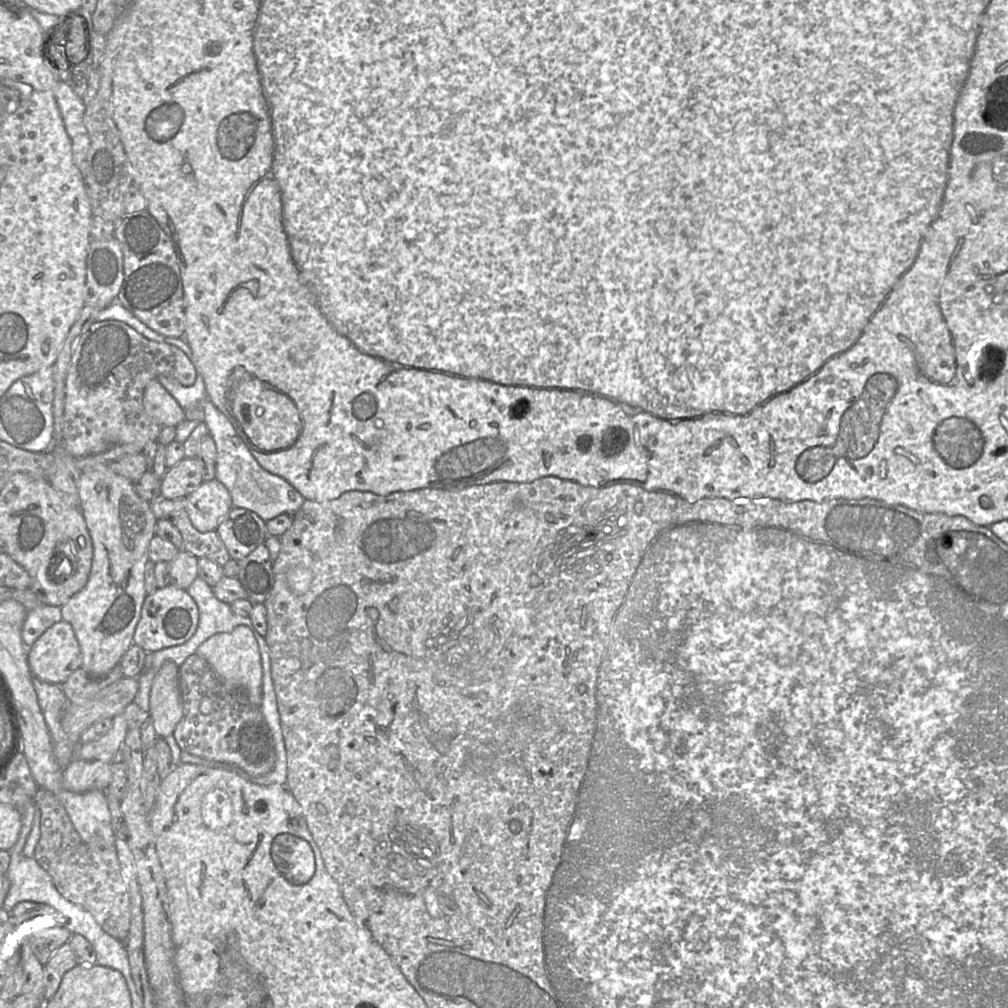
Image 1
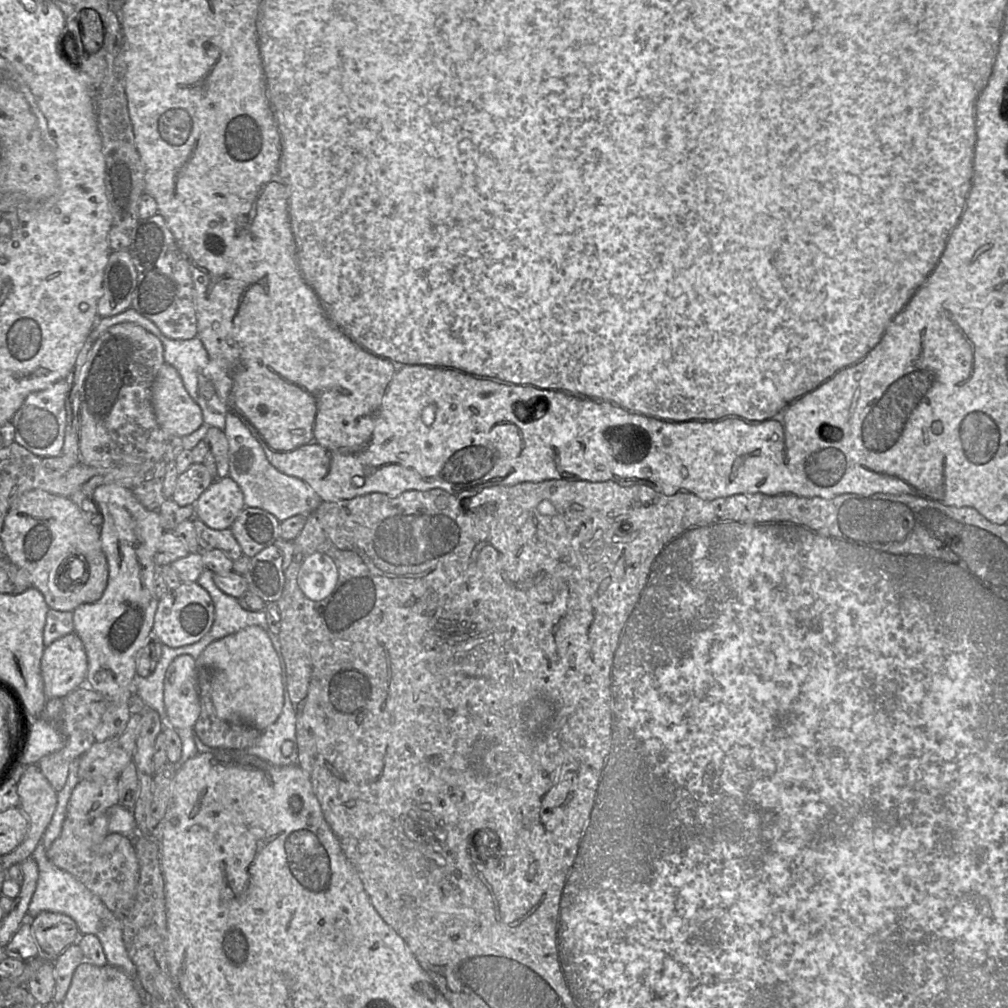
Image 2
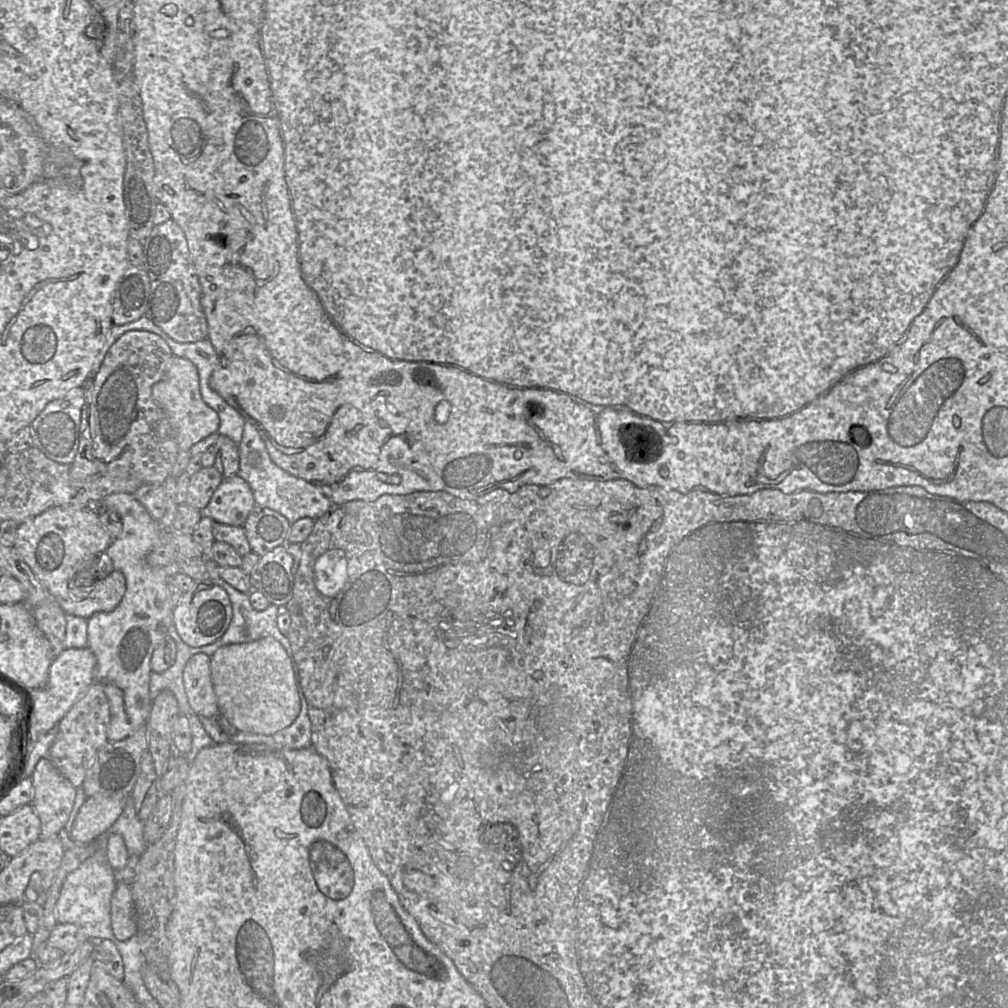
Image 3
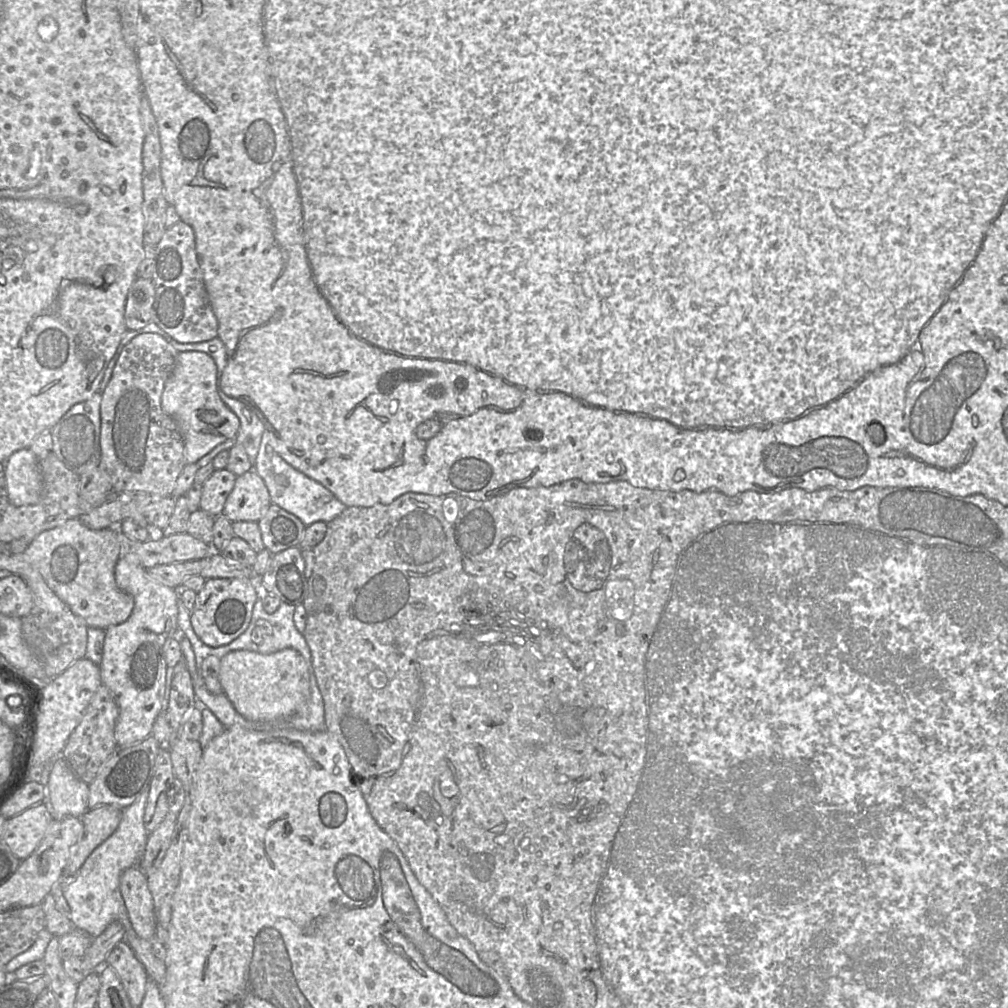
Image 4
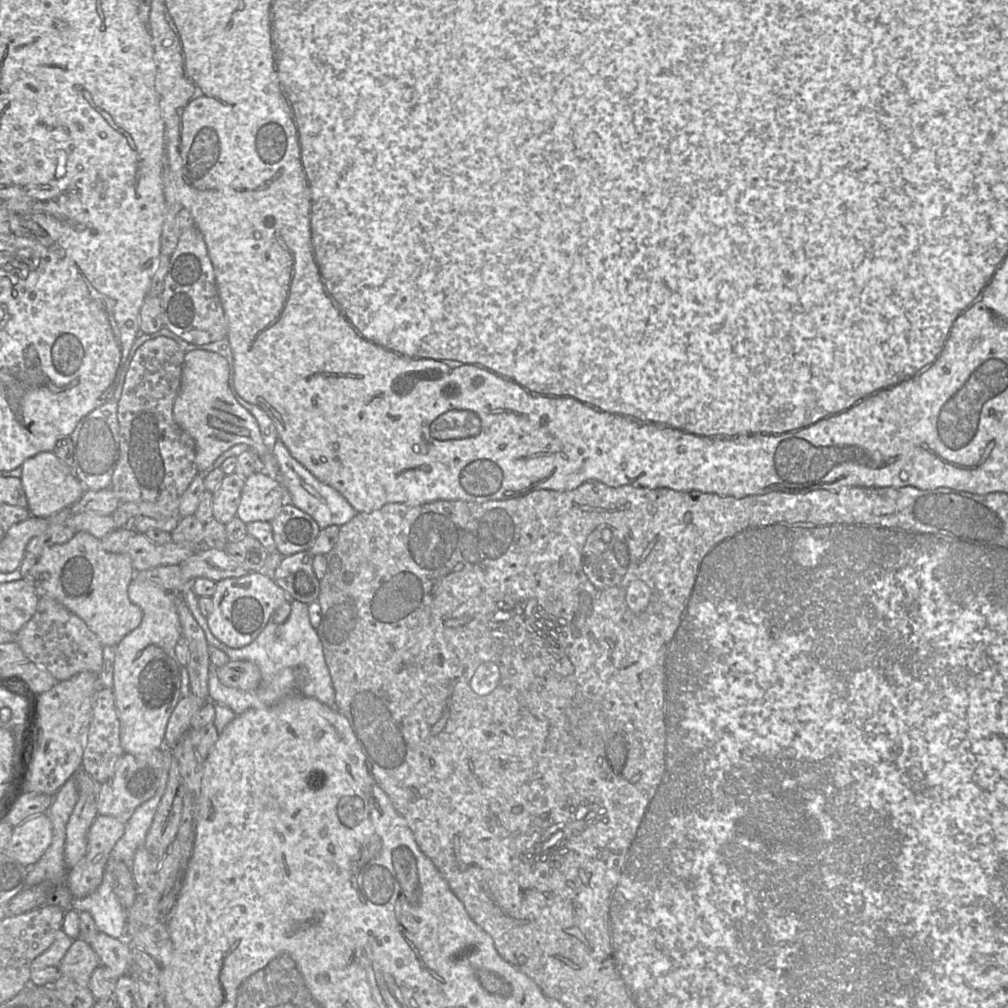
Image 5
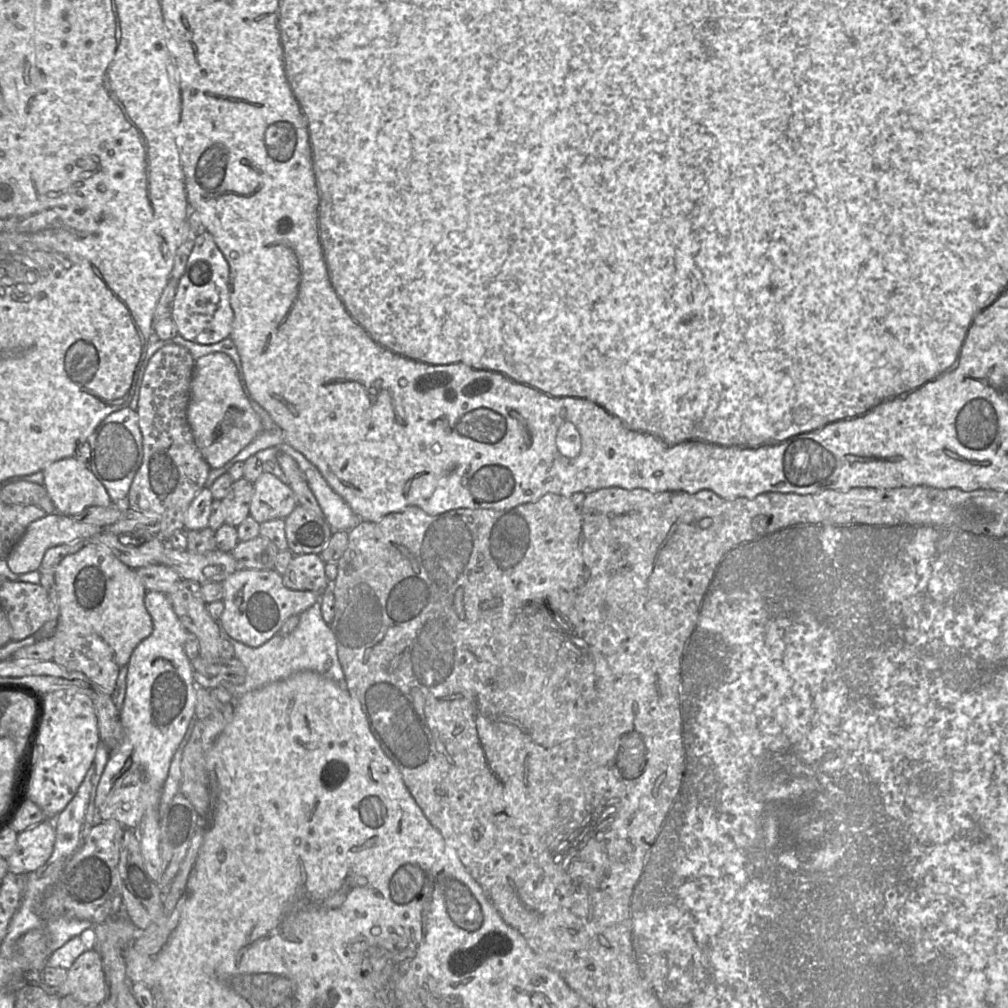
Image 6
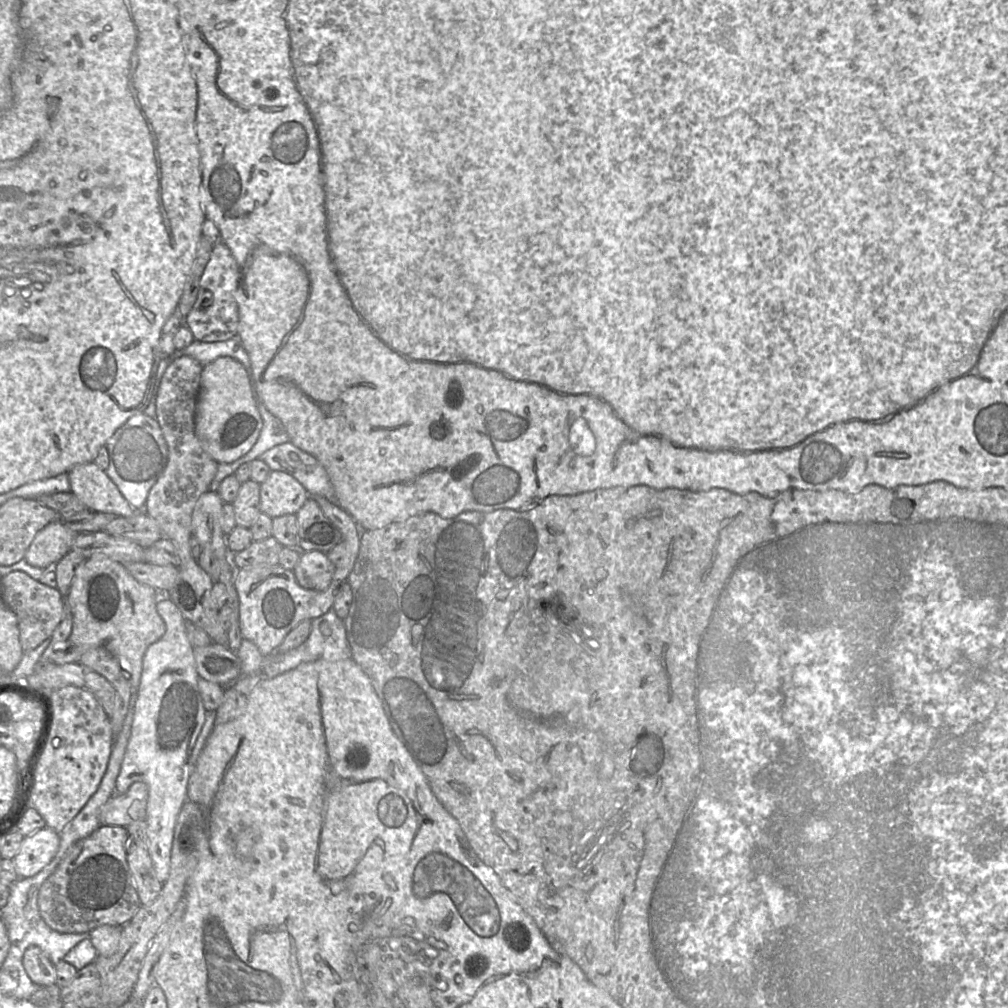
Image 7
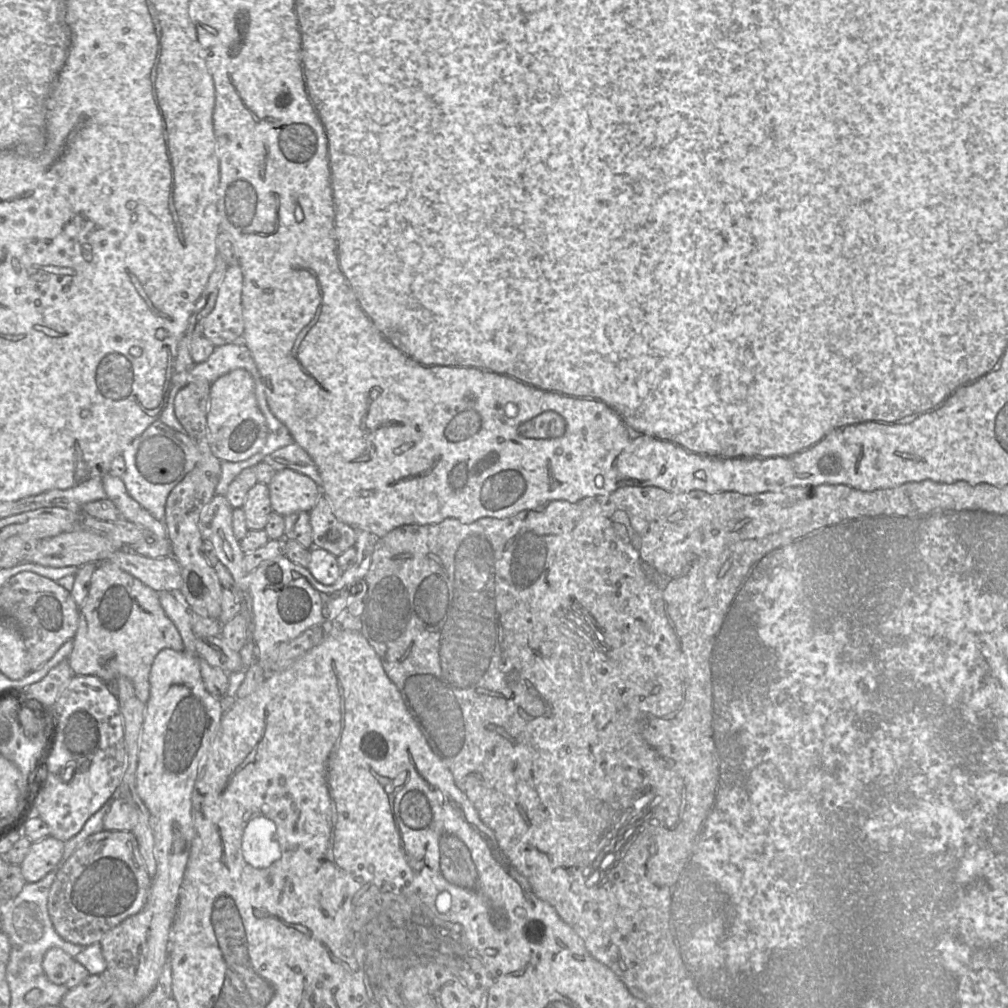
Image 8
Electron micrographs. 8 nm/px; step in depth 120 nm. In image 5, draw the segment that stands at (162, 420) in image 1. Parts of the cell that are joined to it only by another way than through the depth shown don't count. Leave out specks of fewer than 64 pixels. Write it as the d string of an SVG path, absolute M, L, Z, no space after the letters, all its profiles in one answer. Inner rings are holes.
M193 350L185 353L181 385L173 404L173 416L177 424L194 440L195 463L201 471L211 471L215 460L225 451L237 444L247 444L263 459L265 467L262 473L278 481L278 464L272 451L264 444L260 428L255 417L244 408L232 394L232 373L227 360L212 351Z

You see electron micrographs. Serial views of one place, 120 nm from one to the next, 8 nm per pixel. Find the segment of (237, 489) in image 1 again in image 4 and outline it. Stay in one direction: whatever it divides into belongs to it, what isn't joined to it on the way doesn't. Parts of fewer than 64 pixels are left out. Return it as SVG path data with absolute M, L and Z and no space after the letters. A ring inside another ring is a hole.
M266 429L253 469L264 480L271 503L295 515L306 527L318 521L329 523L347 508L322 484L288 464L271 446L271 432Z

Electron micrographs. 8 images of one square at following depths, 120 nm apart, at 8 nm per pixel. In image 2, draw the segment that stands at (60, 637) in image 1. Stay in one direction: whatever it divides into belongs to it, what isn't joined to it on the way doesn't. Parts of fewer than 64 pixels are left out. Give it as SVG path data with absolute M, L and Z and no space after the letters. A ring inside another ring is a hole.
M72 632L45 647L40 668L44 693L48 699L63 699L69 693L81 687L86 680L88 670L87 654L81 638L75 632Z

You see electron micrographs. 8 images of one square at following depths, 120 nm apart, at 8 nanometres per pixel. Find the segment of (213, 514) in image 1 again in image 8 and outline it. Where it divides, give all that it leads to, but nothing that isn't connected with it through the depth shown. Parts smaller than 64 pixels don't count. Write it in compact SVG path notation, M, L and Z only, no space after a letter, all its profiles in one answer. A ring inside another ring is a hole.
M292 469L277 471L268 488L272 510L282 516L310 512L322 496L314 480Z

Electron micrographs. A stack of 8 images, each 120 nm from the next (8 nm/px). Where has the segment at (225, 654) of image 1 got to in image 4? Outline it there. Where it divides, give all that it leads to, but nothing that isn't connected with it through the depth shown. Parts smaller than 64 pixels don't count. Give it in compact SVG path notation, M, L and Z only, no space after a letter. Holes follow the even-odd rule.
M287 648L263 655L248 650L231 651L220 659L219 682L235 710L252 722L280 722L306 706L309 674L303 657Z

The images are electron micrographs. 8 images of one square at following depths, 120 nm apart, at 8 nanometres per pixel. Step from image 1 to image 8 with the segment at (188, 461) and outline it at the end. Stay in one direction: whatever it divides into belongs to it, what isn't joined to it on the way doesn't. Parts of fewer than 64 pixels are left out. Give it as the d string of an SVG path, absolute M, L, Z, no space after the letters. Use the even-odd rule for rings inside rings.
M257 482L251 487L247 492L242 509L248 530L263 530L269 515L273 512L268 485Z

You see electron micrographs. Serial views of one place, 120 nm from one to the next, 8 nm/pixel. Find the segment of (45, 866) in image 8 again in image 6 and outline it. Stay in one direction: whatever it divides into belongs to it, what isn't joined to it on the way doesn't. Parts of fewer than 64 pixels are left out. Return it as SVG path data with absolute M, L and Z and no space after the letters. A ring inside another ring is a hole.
M44 819L17 835L16 846L7 858L9 872L27 875L43 866L53 852L54 823Z

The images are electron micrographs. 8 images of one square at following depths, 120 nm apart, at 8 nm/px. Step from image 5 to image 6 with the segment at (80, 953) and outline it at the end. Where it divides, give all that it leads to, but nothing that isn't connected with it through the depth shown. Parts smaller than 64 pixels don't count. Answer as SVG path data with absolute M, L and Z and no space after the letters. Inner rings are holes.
M86 950L67 969L65 981L56 989L62 998L72 995L86 1005L105 1006L107 983L103 963L96 950Z

